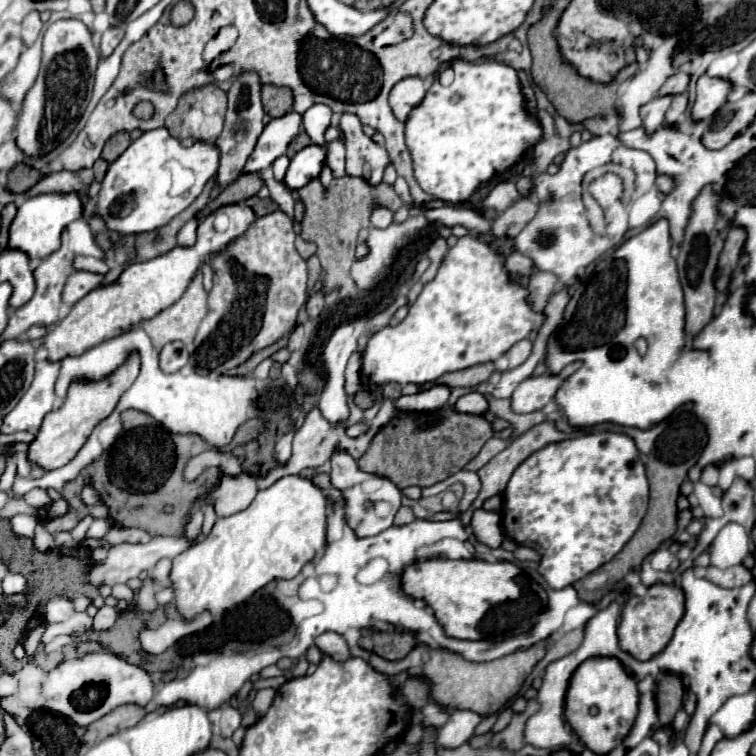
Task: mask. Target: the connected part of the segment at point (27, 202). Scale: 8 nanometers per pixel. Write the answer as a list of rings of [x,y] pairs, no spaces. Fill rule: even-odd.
[[[74,192],[72,194],[38,194],[38,196],[22,198],[18,202],[18,214],[10,224],[8,248],[24,252],[30,260],[46,258],[48,254],[60,248],[62,230],[80,216],[82,216],[82,204]]]

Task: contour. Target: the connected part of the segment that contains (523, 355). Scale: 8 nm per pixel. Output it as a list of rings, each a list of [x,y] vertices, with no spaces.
[[[524,340],[524,342],[518,342],[518,344],[506,354],[506,358],[516,358],[518,362],[524,362],[524,360],[530,356],[530,350],[532,350],[532,342],[530,342],[530,340]]]

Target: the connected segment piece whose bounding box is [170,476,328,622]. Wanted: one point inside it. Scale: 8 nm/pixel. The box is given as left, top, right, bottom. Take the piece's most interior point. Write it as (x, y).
(284, 528)

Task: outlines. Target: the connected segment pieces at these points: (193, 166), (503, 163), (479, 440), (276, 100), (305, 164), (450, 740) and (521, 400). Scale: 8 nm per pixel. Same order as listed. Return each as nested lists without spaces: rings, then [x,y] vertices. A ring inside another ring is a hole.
[[[168,128],[144,132],[110,164],[98,192],[96,212],[104,218],[108,230],[120,234],[142,234],[162,228],[200,196],[206,182],[218,172],[218,166],[220,150],[214,144],[196,140],[186,148],[182,146],[180,138],[168,132]],[[184,166],[194,174],[190,186],[186,188]]]
[[[486,60],[452,62],[452,70],[454,82],[442,86],[434,80],[424,102],[412,110],[406,122],[406,146],[424,192],[446,202],[464,202],[480,184],[512,168],[538,142],[542,128],[522,108],[522,90],[514,68]]]
[[[446,406],[434,414],[422,414],[422,416],[418,416],[416,412],[398,412],[398,414],[400,416],[394,416],[384,428],[376,432],[368,450],[362,454],[362,458],[358,458],[358,468],[392,480],[400,490],[408,486],[426,488],[460,472],[482,450],[486,440],[494,436],[492,424],[486,418],[474,414],[460,414],[454,410],[454,406]]]
[[[276,86],[262,88],[262,106],[270,118],[278,118],[280,114],[288,114],[292,110],[292,92]]]
[[[310,144],[310,146],[302,148],[290,160],[290,166],[288,166],[288,172],[286,172],[286,178],[284,178],[286,188],[298,190],[298,188],[306,186],[310,180],[318,178],[320,172],[322,172],[322,166],[326,164],[326,156],[328,156],[326,146]]]
[[[454,710],[450,714],[450,718],[446,720],[446,724],[438,730],[438,746],[444,750],[454,750],[454,748],[462,746],[464,742],[470,740],[470,736],[474,734],[474,728],[478,726],[480,720],[482,720],[482,716],[478,716],[476,712]]]
[[[566,366],[560,374],[542,374],[542,376],[530,376],[524,382],[518,384],[518,388],[512,394],[512,410],[518,414],[542,410],[558,392],[562,382],[576,370],[576,366]]]

